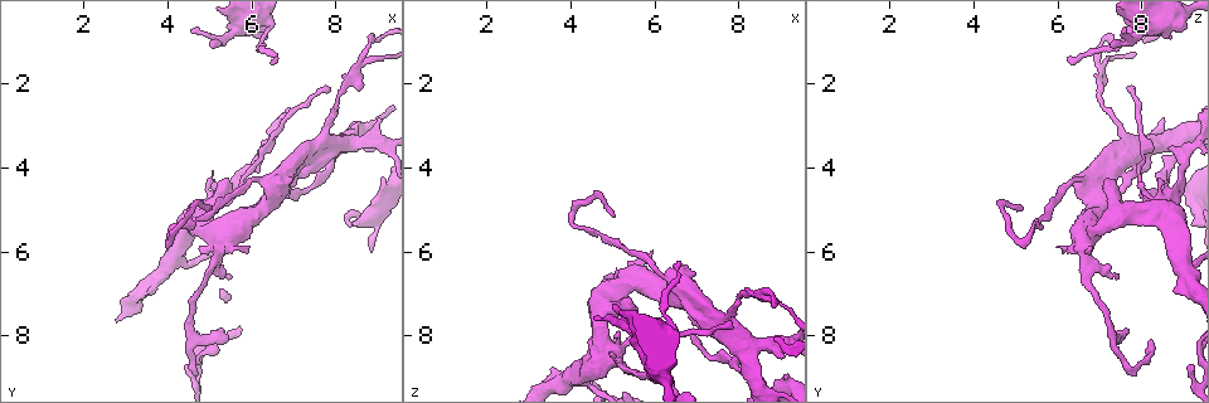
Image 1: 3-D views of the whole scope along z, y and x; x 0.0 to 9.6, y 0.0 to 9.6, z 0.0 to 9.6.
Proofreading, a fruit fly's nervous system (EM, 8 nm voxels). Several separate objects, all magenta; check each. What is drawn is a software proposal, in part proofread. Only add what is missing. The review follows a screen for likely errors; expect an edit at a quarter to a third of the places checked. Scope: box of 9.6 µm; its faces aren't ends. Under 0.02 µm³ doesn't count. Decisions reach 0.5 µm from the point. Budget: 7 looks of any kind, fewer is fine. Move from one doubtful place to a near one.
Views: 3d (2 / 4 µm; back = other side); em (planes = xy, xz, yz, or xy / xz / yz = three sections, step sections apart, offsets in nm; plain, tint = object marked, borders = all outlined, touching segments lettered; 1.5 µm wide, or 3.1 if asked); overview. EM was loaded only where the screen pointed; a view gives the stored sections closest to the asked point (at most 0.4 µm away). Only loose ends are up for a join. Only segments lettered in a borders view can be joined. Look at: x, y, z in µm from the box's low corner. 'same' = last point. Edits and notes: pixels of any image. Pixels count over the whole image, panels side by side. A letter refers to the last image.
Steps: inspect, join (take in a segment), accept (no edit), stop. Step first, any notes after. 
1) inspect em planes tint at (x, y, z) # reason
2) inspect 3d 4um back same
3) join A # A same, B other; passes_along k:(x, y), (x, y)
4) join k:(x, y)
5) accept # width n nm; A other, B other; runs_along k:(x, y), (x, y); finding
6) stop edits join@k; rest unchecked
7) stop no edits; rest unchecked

inspect em planes tint at (6.00, 0.70, 9.00) # thick end

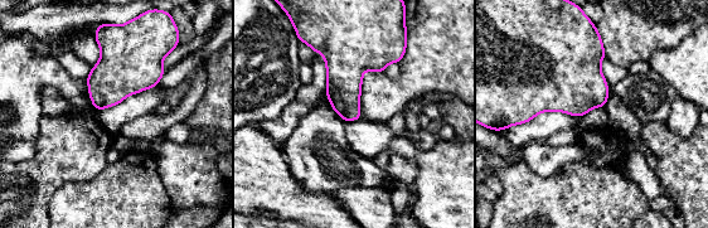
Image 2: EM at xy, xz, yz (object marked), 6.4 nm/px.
inspect em planes borders same # what lies round it

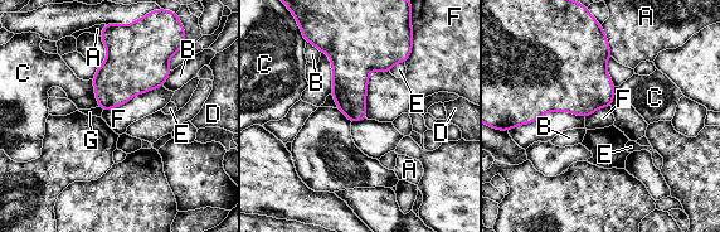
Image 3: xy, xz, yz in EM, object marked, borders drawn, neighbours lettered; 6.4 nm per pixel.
accept # A other, B other, C other, D other, E other, F other, G other; border 3:(389, 71), (369, 73), (366, 119); none of them fits

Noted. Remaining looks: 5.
inspect em planes borders at (6.60, 1.35, 6.20) # free end

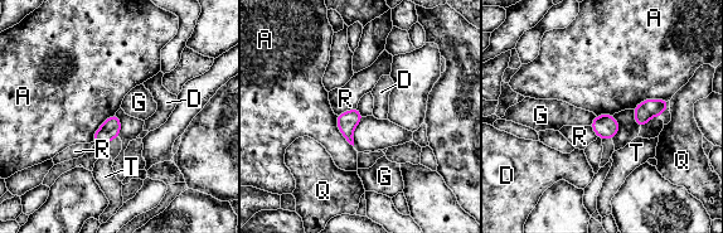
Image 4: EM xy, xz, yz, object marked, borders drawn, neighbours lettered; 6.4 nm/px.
accept # A other, D other, G other, Q other, R other, T other; border 4:(596, 116), (590, 125); no lettered segment goes on from it

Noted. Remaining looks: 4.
inspect 3d 4um at (5.50, 8.10, 7.60) # thin end

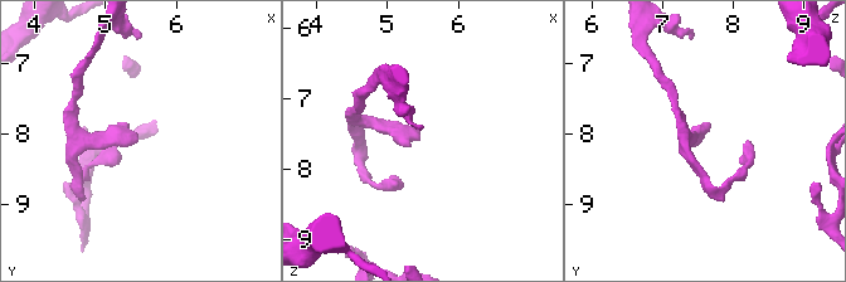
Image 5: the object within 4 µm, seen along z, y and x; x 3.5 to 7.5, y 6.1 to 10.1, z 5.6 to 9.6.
inspect em xy step 8 borders at (5.45, 8.05, 7.60) # now the EM

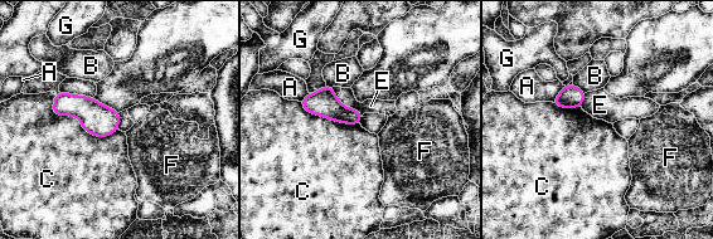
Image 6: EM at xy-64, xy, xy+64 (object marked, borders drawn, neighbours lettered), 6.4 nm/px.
inspect em planes borders same

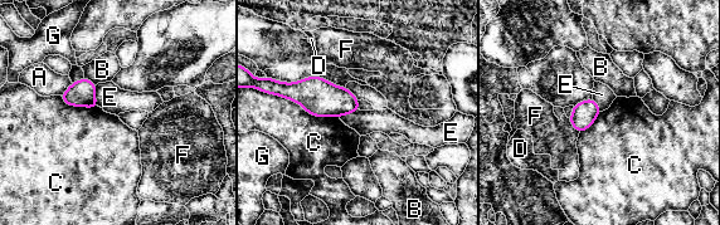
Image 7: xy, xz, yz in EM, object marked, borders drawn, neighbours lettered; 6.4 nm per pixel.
accept # A other, B other, C other, D other, E other, F other, G other; border 7:(96, 84), (96, 102), (100, 106); none of them fits

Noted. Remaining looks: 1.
stop no edits; rest unchecked

